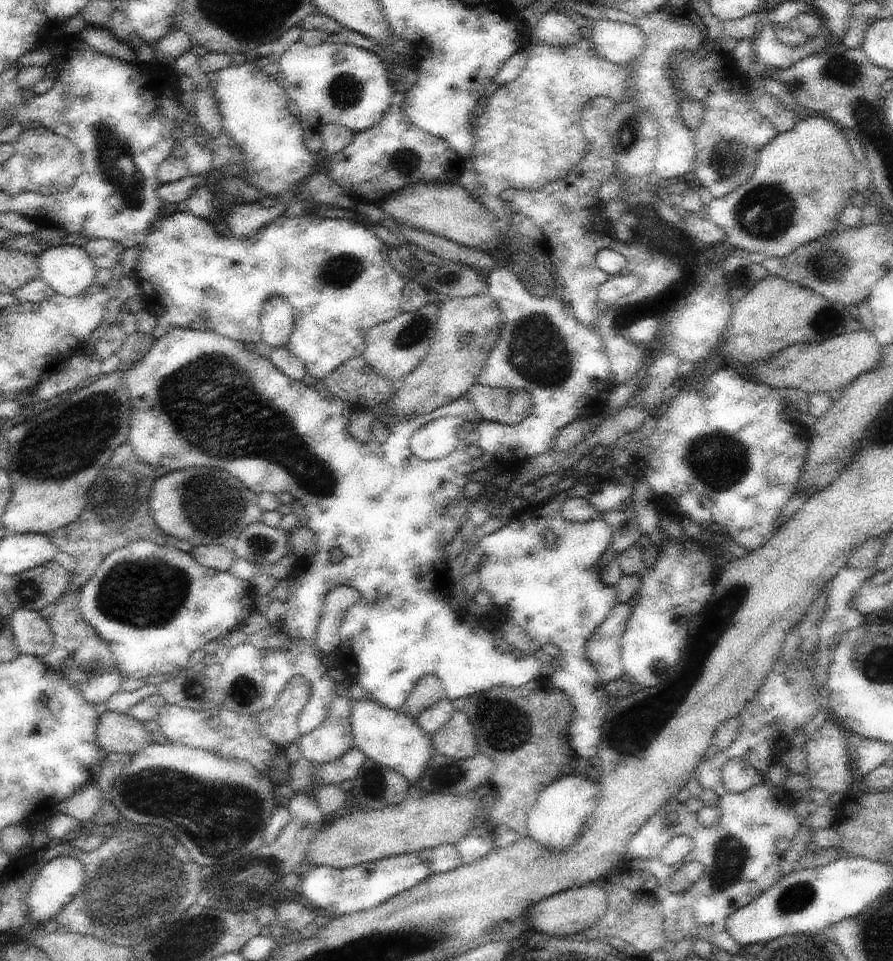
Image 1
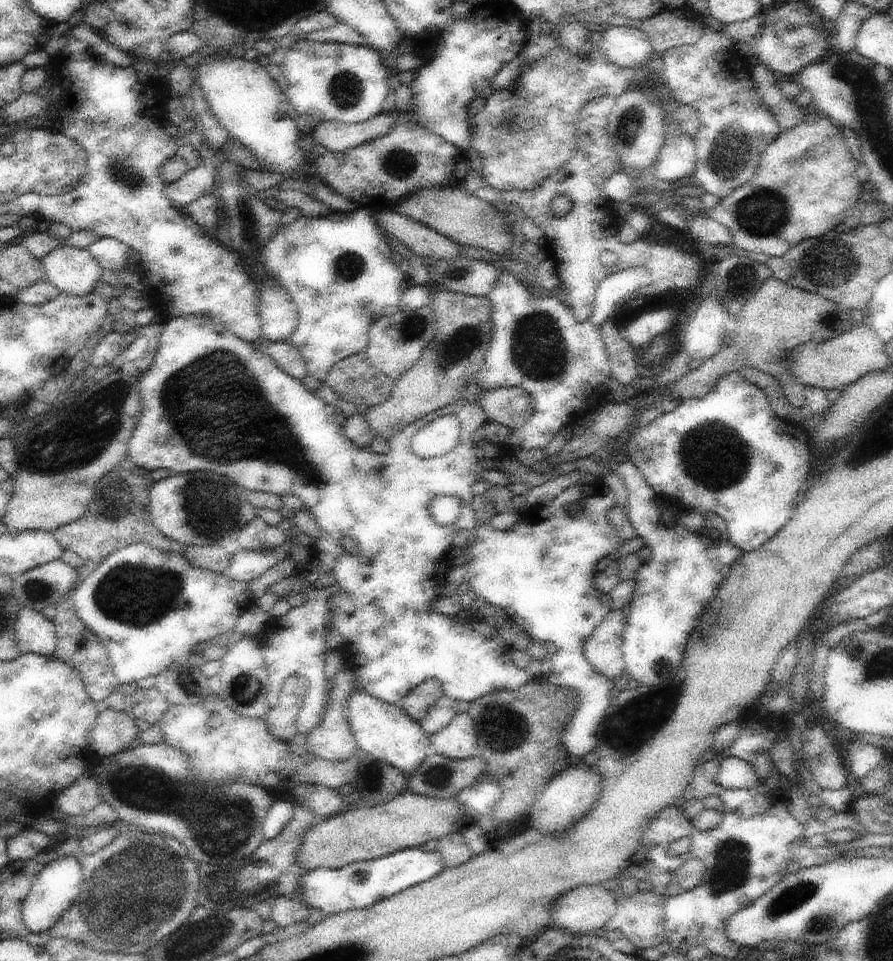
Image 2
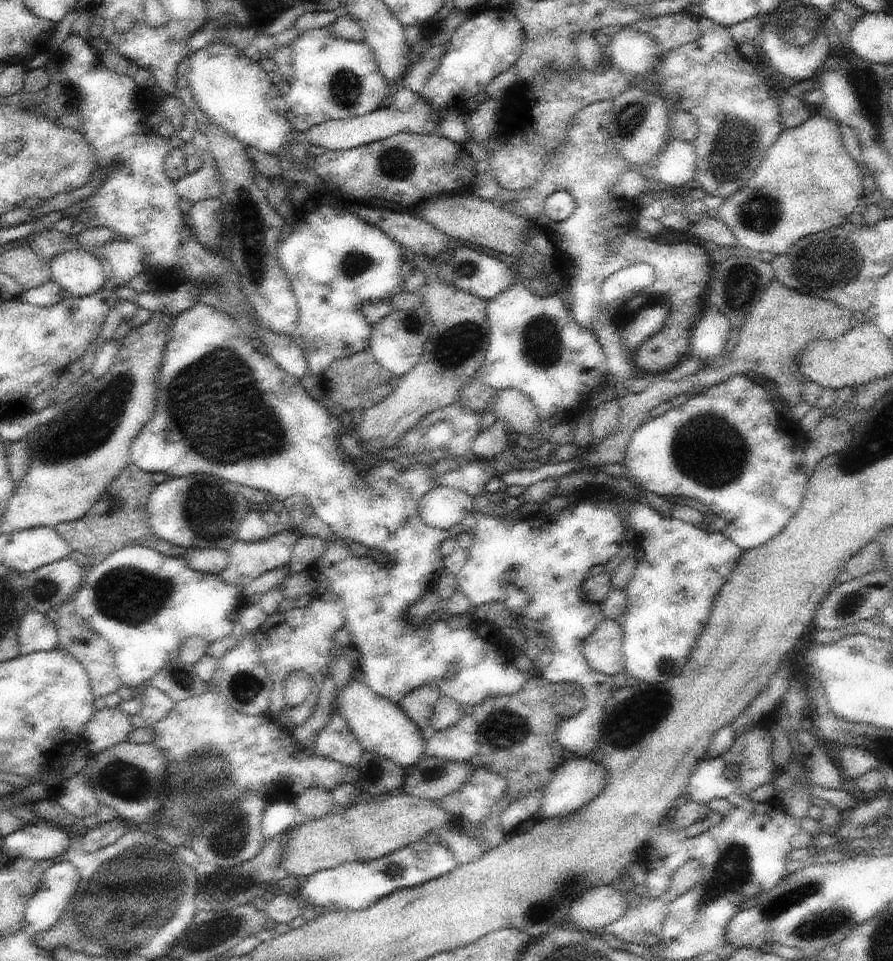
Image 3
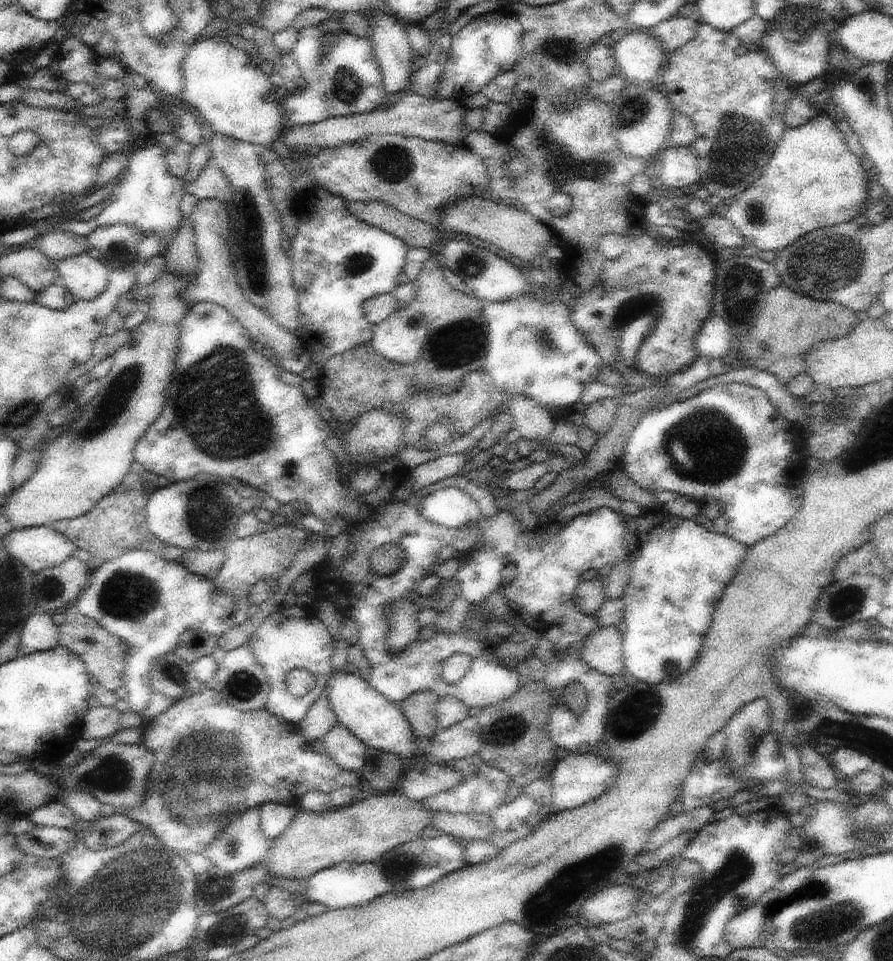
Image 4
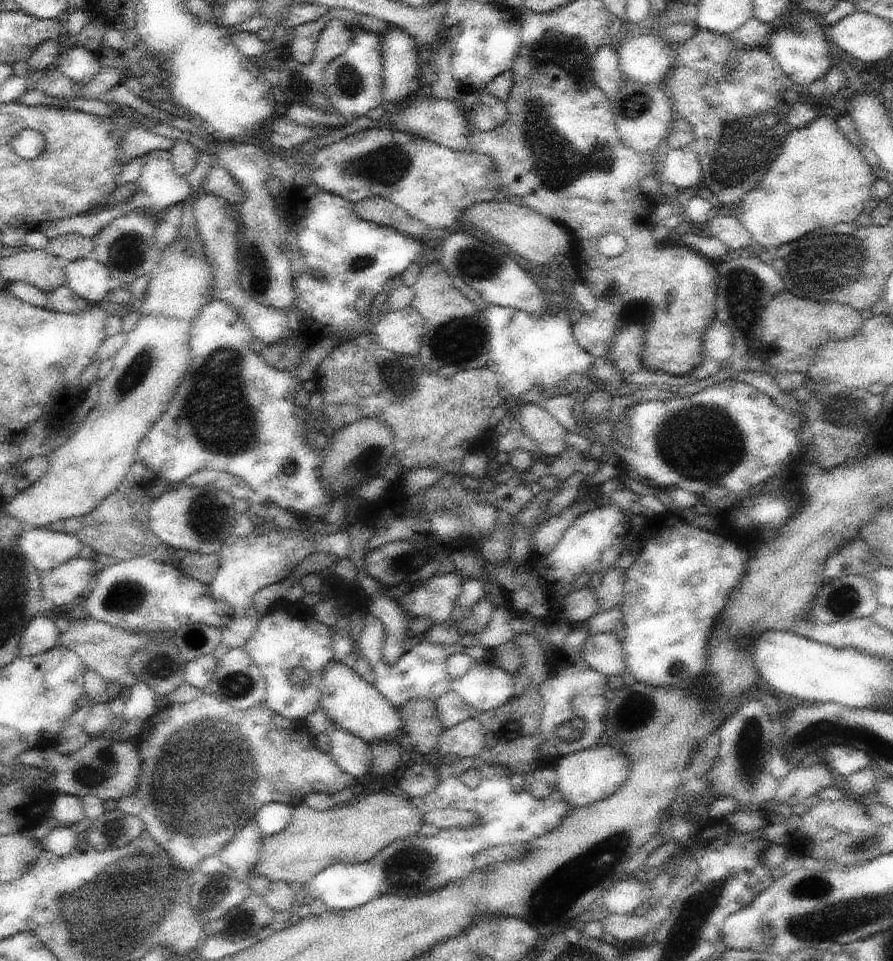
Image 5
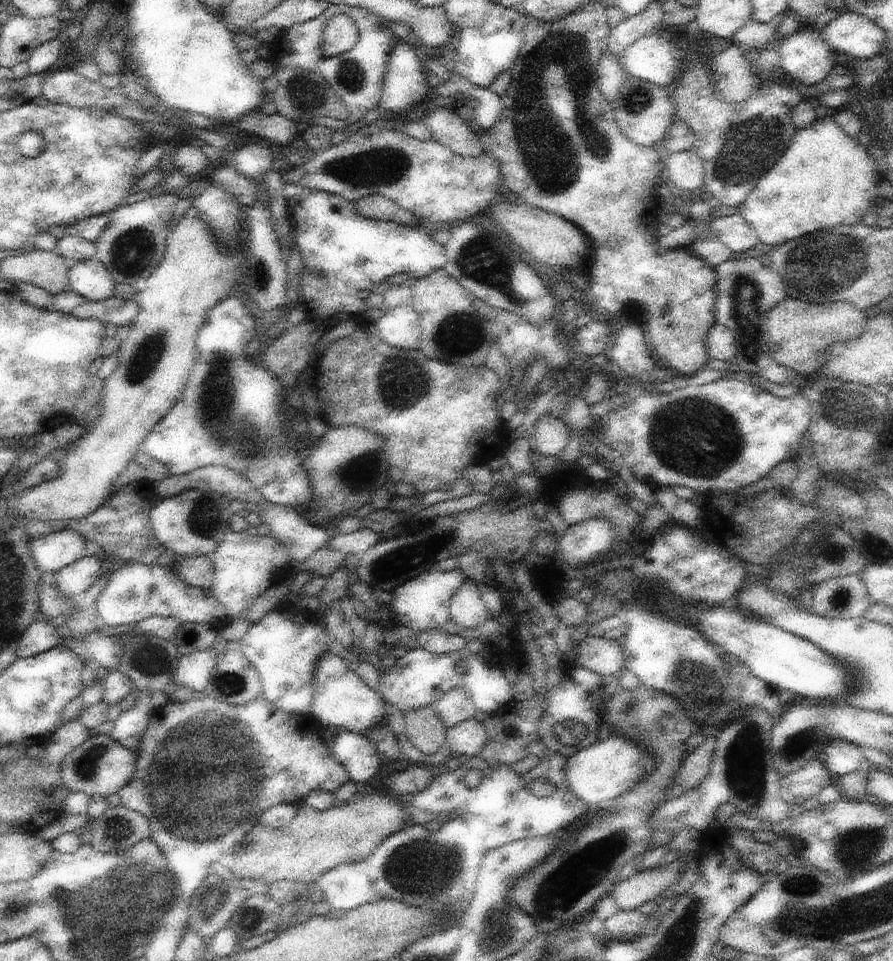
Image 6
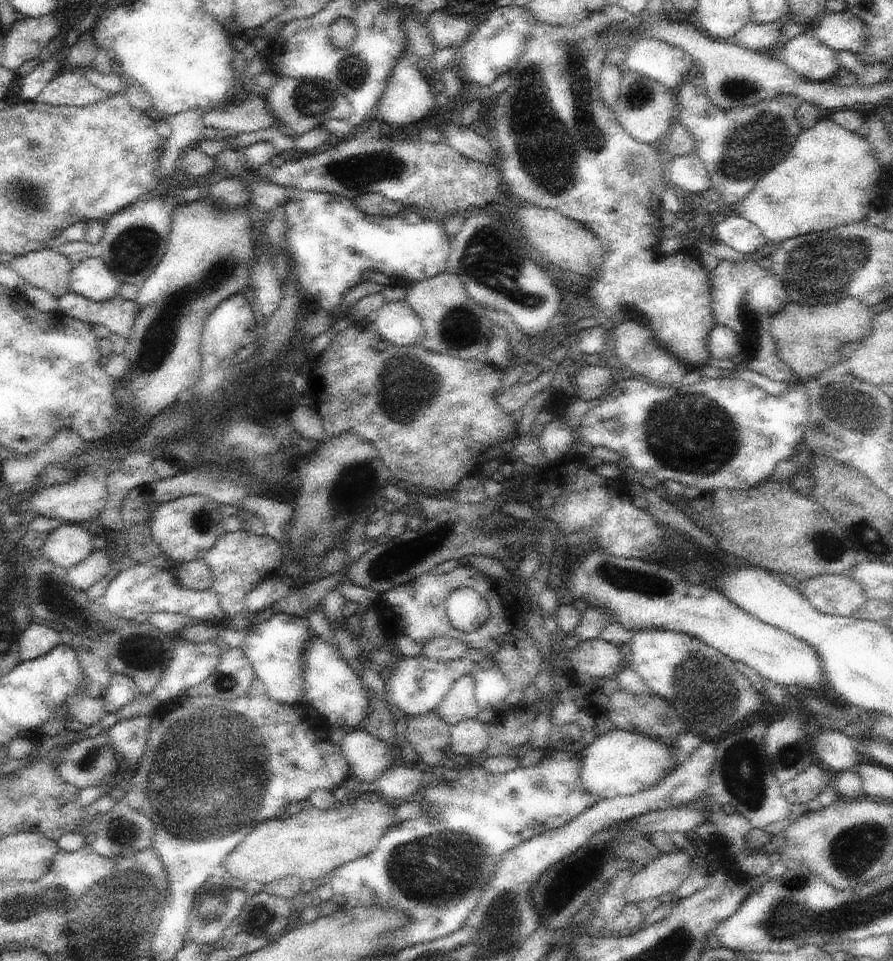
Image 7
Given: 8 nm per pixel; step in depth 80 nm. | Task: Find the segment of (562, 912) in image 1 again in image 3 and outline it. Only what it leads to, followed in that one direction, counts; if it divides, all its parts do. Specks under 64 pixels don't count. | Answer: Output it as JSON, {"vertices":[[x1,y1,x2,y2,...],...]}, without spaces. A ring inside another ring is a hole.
{"vertices":[[610,885,594,887,575,900,568,922,575,923,578,929,600,932,626,914,631,898,630,892]]}

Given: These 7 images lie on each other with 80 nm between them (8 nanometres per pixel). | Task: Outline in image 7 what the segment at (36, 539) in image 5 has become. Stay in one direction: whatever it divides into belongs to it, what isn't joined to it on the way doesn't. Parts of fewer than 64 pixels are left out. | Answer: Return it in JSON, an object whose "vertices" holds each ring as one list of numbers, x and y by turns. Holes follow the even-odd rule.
{"vertices":[[65,522,47,535,40,549,54,565,69,569,86,560,94,551,95,534,84,525]]}

